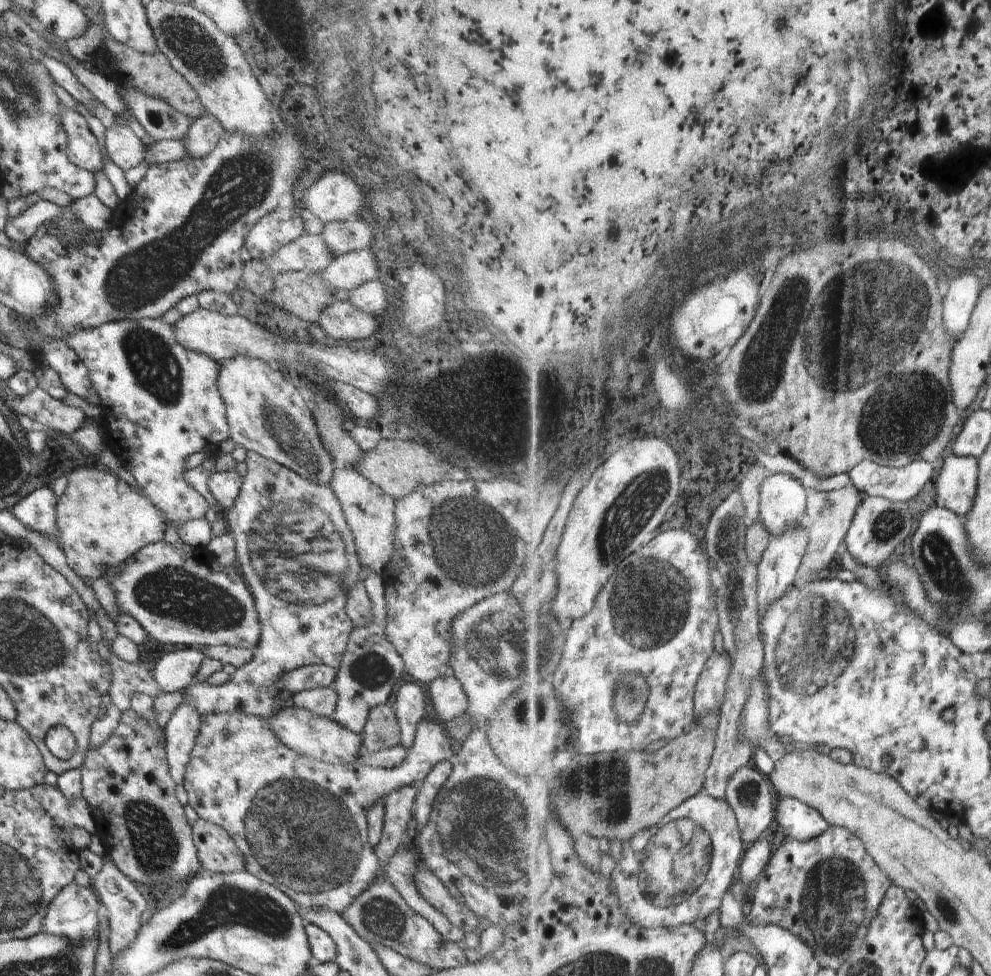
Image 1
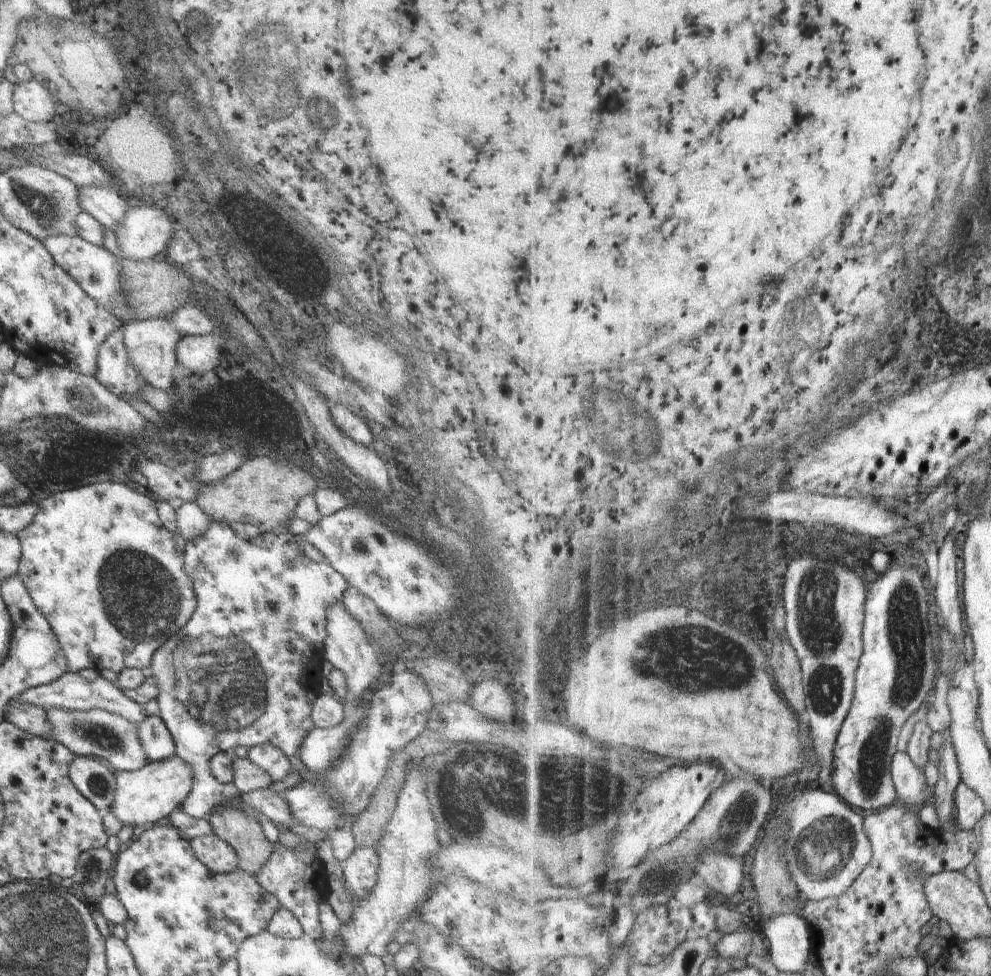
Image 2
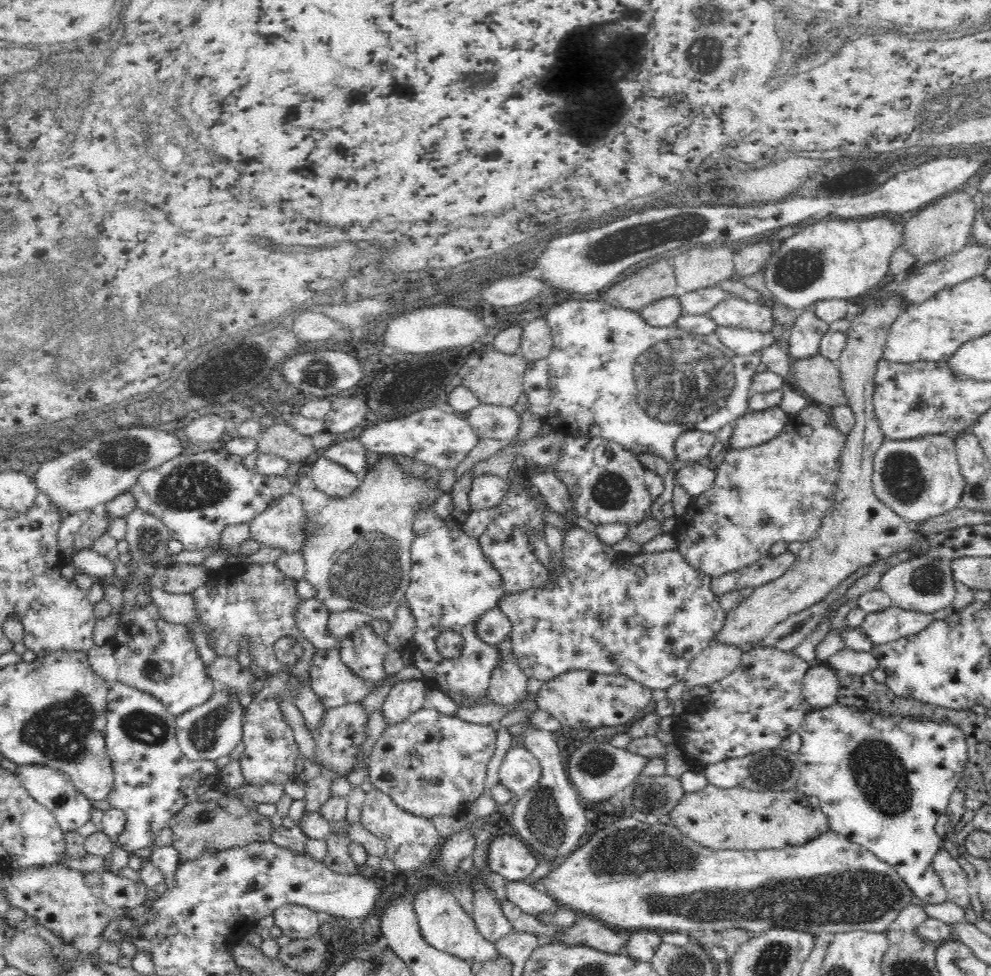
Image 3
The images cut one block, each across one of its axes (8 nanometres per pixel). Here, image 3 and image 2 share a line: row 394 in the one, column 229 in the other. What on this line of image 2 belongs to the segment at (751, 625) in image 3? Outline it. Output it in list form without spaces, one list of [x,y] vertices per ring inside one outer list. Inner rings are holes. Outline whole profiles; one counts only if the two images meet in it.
[[[216,835],[189,840],[194,856],[212,873],[230,874],[239,869],[239,857],[230,844]]]

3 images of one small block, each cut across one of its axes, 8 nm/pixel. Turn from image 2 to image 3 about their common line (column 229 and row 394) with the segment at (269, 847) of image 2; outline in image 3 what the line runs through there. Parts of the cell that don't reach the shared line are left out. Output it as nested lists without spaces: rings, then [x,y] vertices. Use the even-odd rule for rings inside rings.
[[[818,354],[790,361],[792,387],[806,392],[815,404],[827,409],[847,405],[837,360],[831,361]]]

